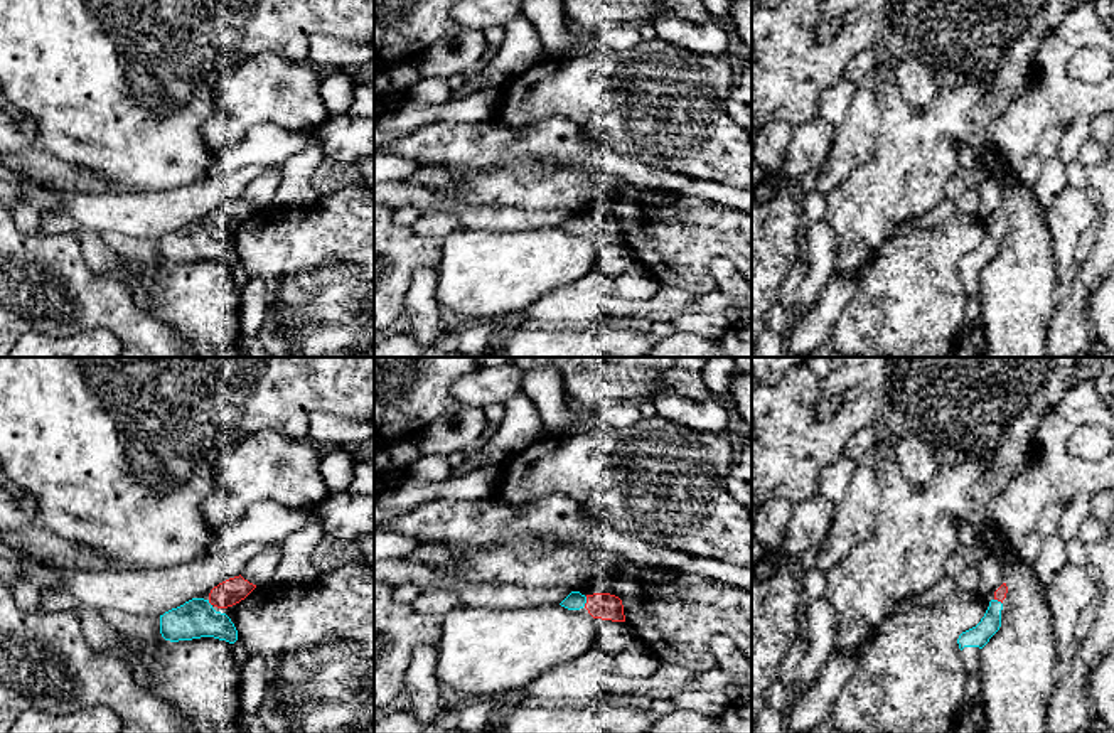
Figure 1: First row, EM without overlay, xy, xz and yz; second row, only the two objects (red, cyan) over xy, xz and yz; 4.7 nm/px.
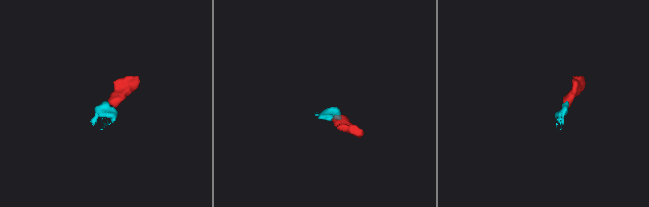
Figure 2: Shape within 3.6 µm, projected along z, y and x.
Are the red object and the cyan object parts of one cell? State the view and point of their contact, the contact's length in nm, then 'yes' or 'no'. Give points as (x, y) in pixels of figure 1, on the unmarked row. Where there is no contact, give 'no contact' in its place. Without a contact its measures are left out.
xz (587, 224) | 50 nm | yes

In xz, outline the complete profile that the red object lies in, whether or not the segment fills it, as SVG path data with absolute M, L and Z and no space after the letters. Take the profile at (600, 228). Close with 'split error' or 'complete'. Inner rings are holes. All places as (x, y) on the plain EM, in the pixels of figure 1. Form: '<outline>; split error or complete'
M571 214L561 226L568 233L586 231L593 241L625 244L622 222L610 216L581 217Z; split error

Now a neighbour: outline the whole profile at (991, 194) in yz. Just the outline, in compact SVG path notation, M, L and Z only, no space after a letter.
M986 175L977 187L977 194L981 201L979 216L989 224L994 222L994 214L1006 206L1006 194L1001 182L993 175Z

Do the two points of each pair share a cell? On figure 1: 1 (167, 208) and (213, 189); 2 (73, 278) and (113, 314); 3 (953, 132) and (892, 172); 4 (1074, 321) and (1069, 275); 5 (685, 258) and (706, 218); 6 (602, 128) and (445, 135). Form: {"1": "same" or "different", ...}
{"1": "same", "2": "same", "3": "same", "4": "different", "5": "same", "6": "different"}

